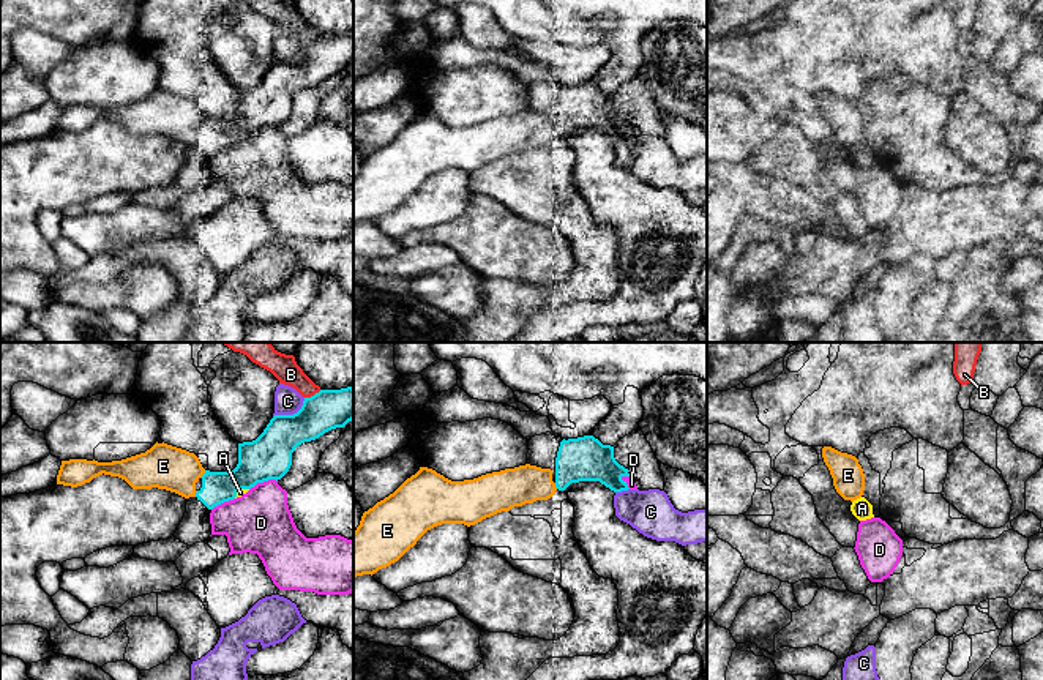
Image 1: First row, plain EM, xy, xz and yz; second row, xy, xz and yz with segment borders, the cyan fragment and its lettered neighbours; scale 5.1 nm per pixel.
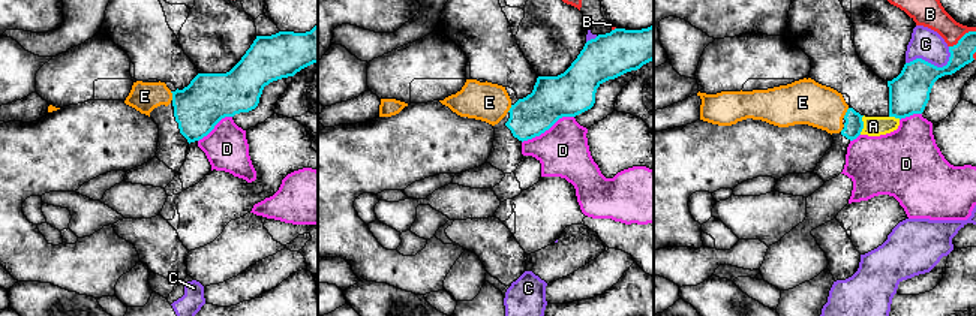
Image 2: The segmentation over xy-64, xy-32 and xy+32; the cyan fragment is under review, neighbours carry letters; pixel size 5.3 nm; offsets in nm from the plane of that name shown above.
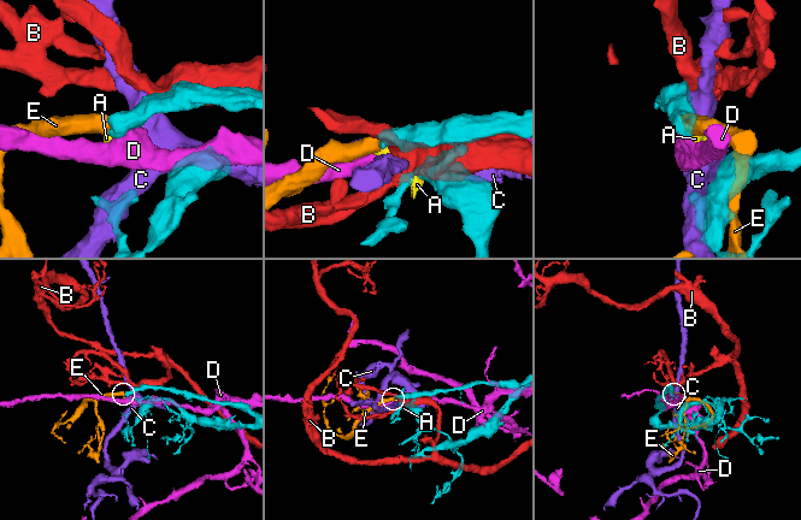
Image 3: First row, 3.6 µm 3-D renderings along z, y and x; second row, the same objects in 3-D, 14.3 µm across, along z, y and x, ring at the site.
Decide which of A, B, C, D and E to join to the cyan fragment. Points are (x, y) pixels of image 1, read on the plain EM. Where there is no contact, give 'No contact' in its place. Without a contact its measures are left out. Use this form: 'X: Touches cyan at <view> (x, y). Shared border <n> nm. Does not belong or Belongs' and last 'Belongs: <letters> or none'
A: Touches cyan at xy (239, 134). Shared border 90 nm. Does not belong
B: Touches cyan at xy (314, 41). Shared border 100 nm. Does not belong
C: Touches cyan at xy (291, 62). Shared border 190 nm. Does not belong
D: Touches cyan at xy (262, 128). Shared border 150 nm. Does not belong
E: Touches cyan at xy (204, 120). Shared border 50 nm. Belongs
Belongs: E

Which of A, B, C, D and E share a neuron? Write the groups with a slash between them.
A / B / C / D / E

